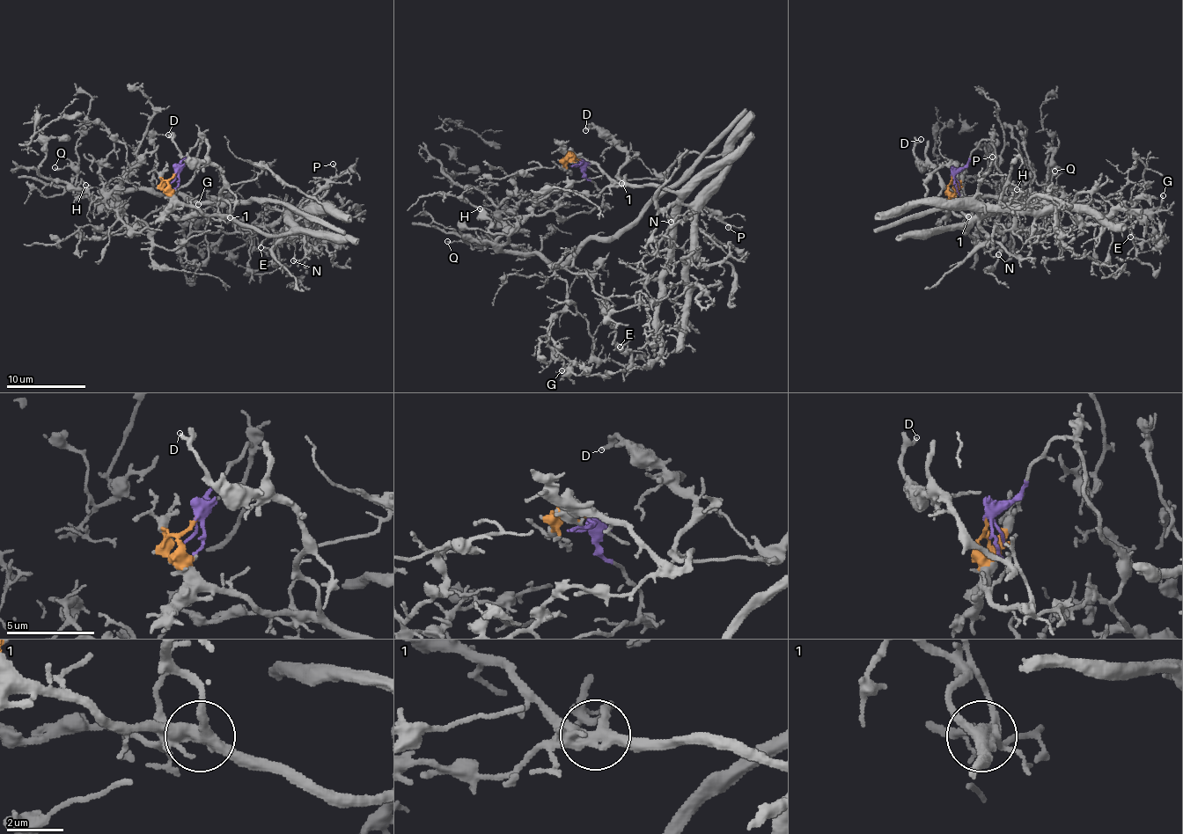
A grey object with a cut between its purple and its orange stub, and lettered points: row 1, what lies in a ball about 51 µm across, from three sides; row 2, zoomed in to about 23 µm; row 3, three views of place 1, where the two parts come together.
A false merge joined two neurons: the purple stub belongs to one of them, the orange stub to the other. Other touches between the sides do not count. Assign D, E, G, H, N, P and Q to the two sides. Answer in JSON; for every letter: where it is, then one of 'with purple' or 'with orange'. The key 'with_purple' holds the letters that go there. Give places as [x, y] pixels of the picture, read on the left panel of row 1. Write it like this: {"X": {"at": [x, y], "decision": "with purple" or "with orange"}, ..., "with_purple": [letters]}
{"D": {"at": [168, 135], "decision": "with orange"}, "E": {"at": [260, 247], "decision": "with purple"}, "G": {"at": [198, 204], "decision": "with purple"}, "H": {"at": [85, 185], "decision": "with purple"}, "N": {"at": [293, 260], "decision": "with orange"}, "P": {"at": [333, 164], "decision": "with orange"}, "Q": {"at": [55, 167], "decision": "with purple"}, "with_purple": ["E", "G", "H", "Q"]}

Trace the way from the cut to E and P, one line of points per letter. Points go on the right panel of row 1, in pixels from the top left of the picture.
E: (951, 174), (986, 139), (1015, 224), (1039, 230), (1050, 189), (1062, 228), (1128, 219), (1129, 237)
P: (951, 174), (951, 205), (957, 214), (968, 216), (965, 232), (981, 209), (978, 183), (989, 168), (991, 157)

